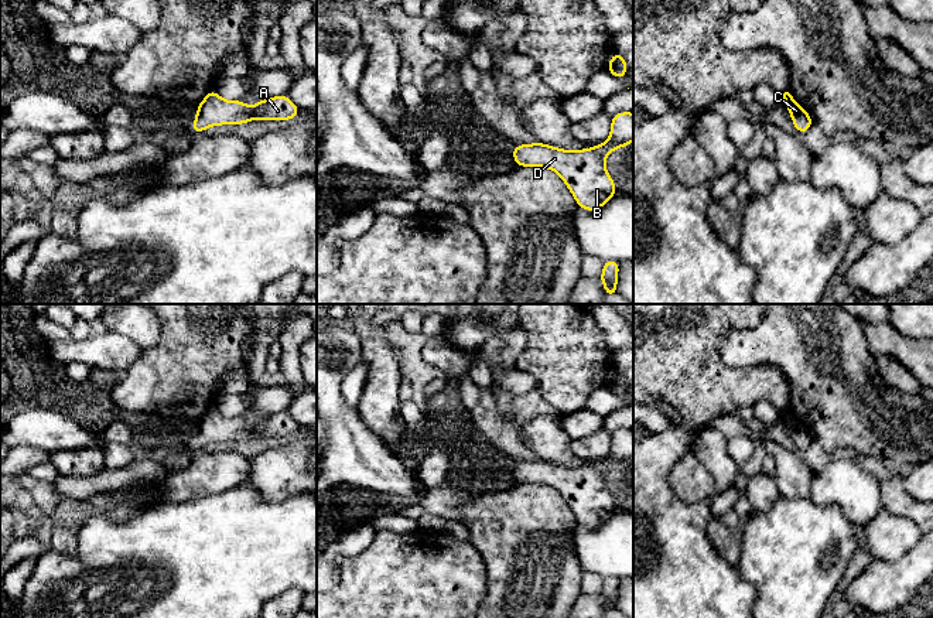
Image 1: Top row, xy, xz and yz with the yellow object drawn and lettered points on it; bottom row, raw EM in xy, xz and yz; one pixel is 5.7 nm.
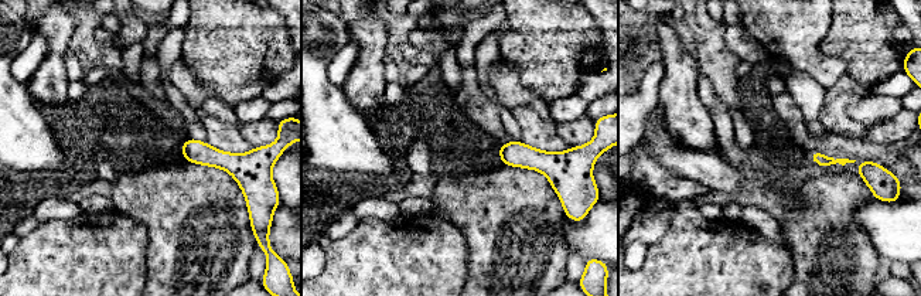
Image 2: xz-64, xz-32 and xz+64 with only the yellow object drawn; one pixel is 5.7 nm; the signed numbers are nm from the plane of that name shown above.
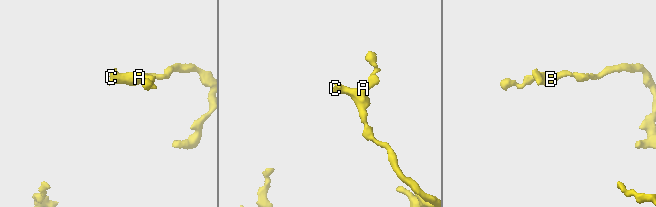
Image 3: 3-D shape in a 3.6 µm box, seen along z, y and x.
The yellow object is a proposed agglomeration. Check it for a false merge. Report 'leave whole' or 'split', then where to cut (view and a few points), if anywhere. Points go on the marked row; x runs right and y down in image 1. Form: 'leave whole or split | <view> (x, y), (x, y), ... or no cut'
leave whole | no cut

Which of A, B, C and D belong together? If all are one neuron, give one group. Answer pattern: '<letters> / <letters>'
A B C D

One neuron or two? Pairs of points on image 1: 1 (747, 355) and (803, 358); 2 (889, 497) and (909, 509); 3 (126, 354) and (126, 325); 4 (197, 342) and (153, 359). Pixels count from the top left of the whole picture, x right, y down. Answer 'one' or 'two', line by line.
1: one
2: one
3: two
4: one

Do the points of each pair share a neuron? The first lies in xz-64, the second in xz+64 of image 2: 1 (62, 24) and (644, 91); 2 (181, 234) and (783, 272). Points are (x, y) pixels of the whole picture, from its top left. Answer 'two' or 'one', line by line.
1: two
2: two

